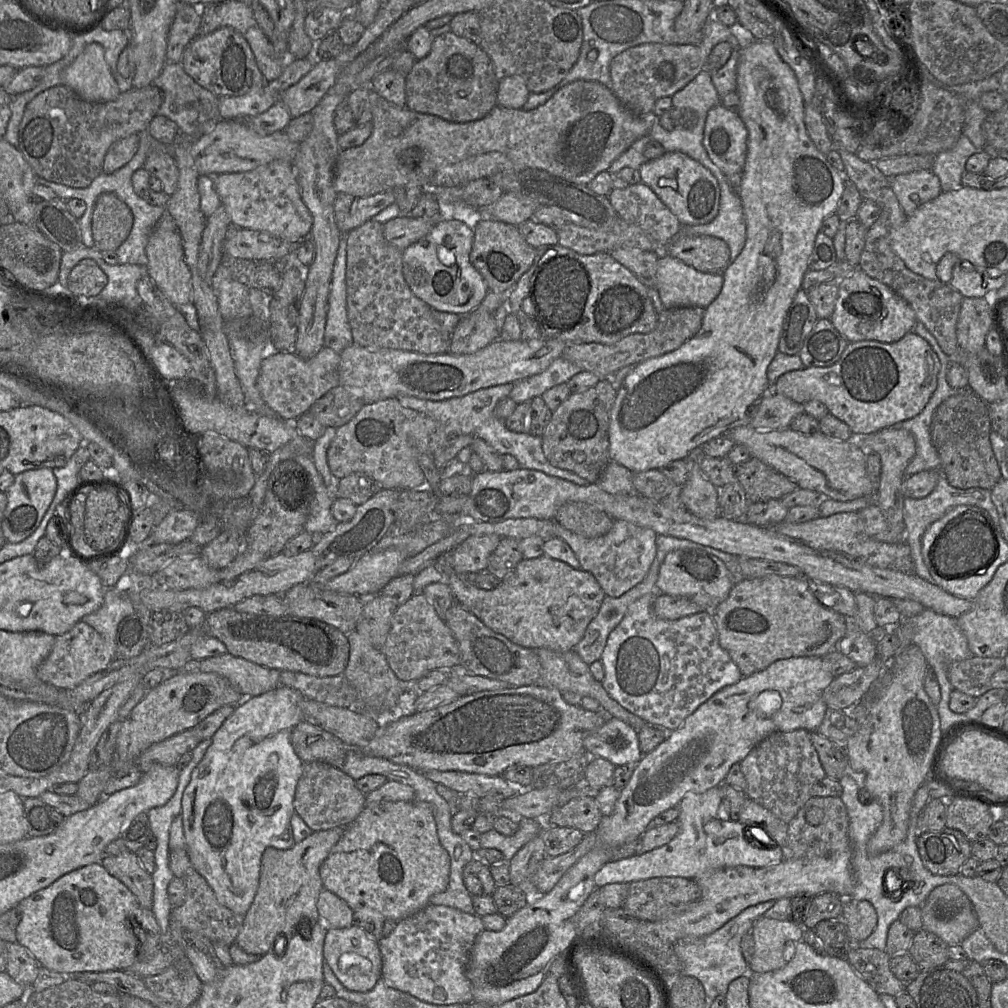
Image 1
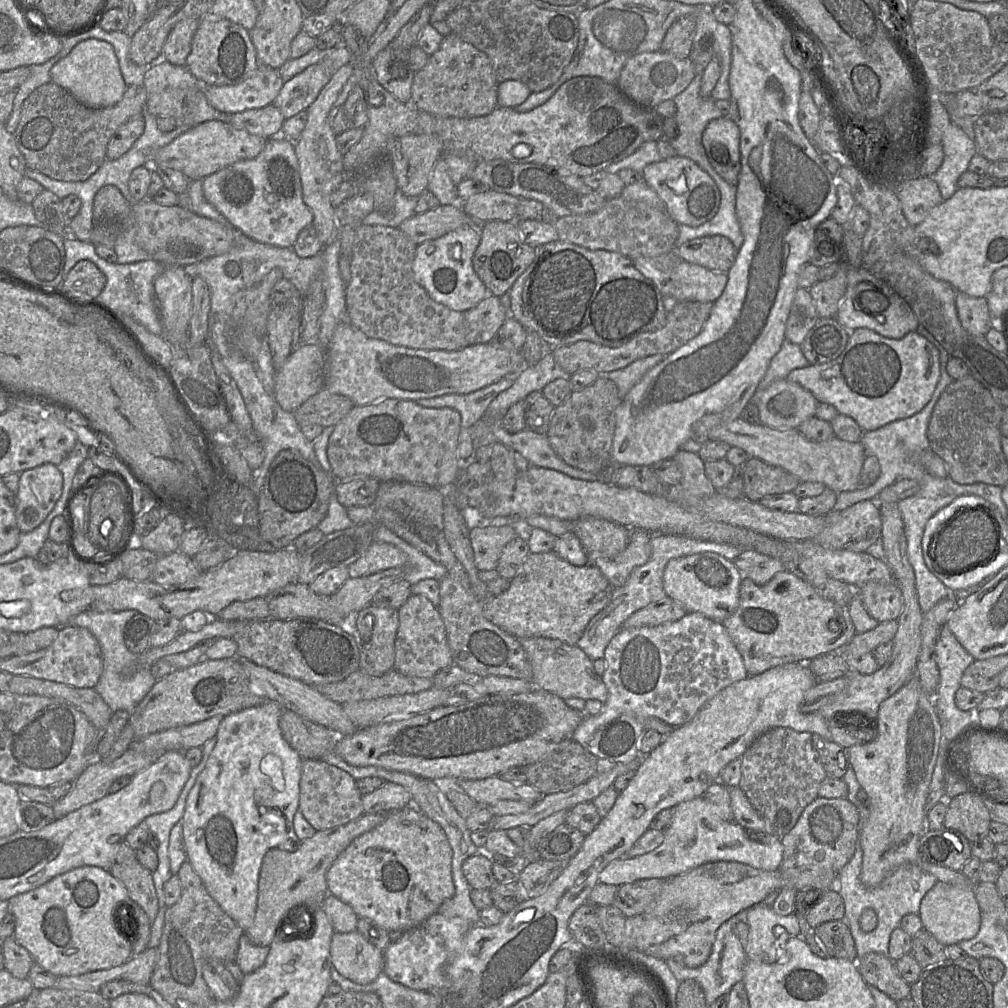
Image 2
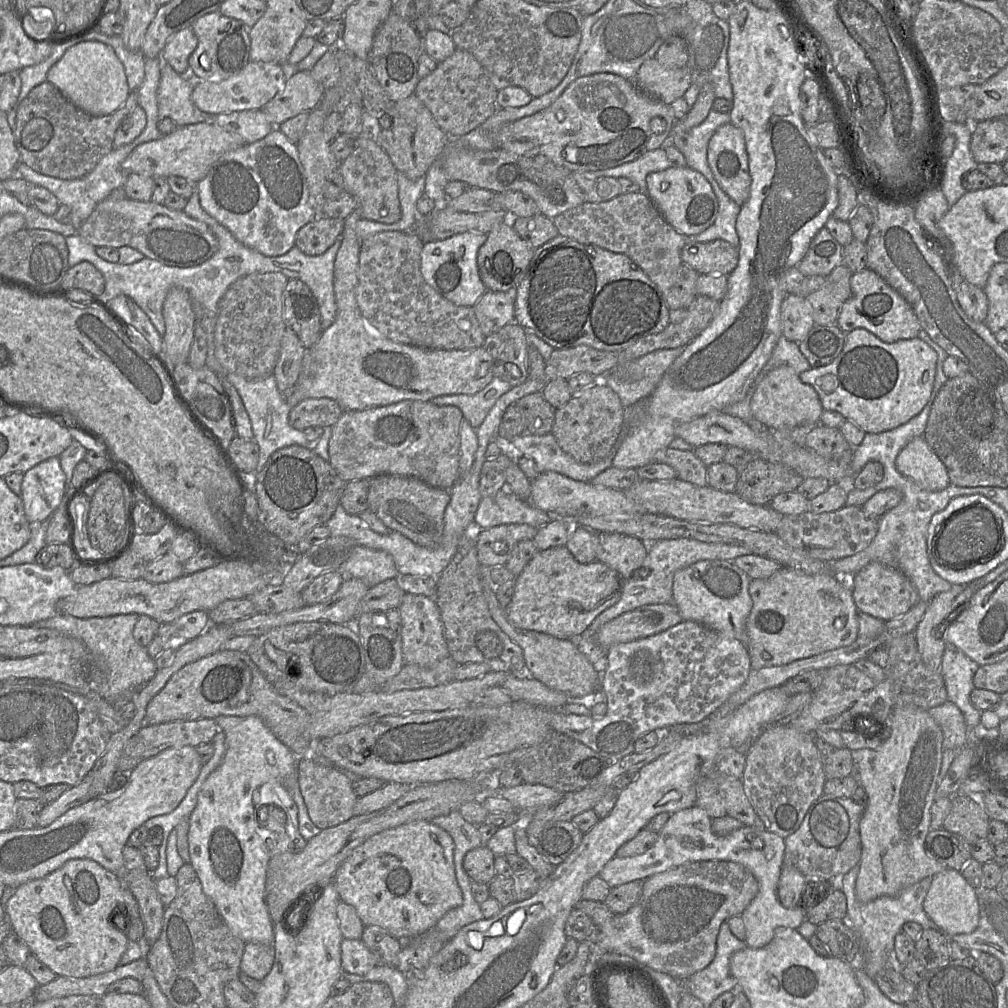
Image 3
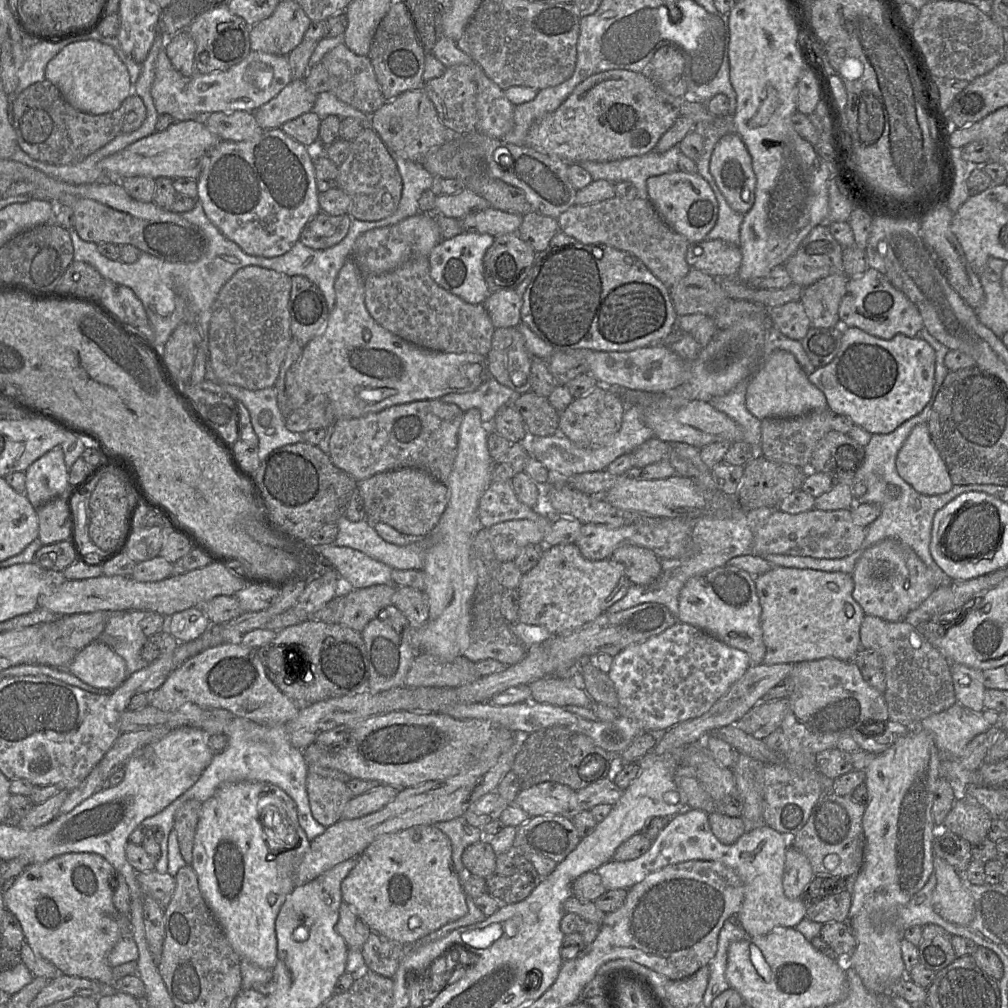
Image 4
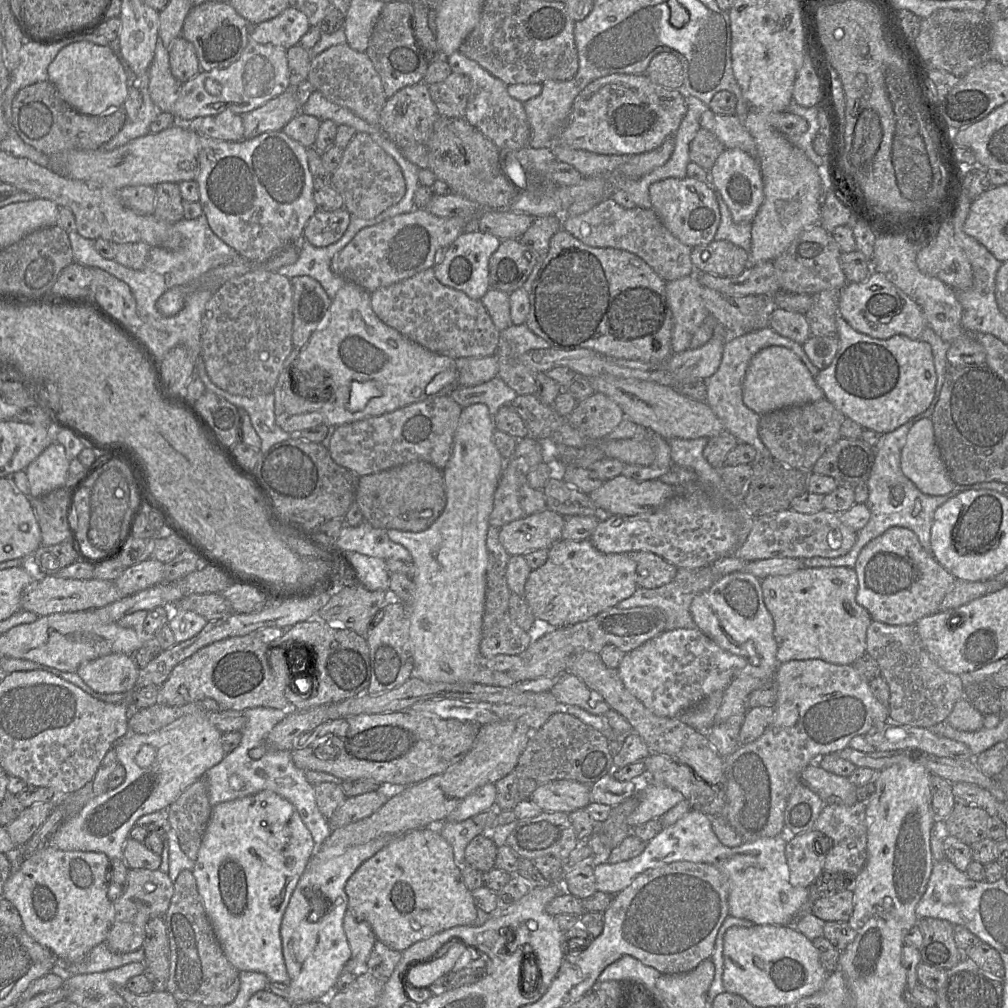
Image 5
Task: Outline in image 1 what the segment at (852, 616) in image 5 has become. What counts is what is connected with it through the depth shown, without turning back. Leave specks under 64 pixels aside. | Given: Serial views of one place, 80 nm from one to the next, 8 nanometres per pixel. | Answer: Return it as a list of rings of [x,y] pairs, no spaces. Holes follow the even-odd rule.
[[[768,575],[755,579],[745,578],[734,584],[729,596],[711,613],[717,628],[719,643],[738,666],[743,677],[764,670],[781,659],[824,657],[836,649],[838,641],[846,633],[845,616],[821,605],[812,594],[806,577]]]

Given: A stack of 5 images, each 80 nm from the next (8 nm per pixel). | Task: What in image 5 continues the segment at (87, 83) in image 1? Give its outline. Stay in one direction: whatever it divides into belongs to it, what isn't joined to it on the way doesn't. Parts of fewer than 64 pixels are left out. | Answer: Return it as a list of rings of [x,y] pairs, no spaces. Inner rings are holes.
[[[88,41],[72,43],[57,54],[48,66],[48,81],[74,110],[85,115],[106,115],[123,106],[129,93],[125,70],[108,46]]]

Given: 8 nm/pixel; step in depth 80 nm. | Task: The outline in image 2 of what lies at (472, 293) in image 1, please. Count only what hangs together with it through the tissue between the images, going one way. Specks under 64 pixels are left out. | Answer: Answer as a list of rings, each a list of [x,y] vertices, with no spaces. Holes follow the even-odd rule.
[[[462,226],[437,239],[417,245],[412,267],[414,279],[435,302],[454,311],[466,312],[488,295],[472,263],[480,239],[479,228]]]

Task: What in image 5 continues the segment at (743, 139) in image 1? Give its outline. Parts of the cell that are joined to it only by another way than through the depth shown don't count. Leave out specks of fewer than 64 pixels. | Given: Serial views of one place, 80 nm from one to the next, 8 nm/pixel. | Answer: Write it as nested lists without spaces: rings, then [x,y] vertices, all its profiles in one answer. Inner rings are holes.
[[[725,148],[709,170],[711,182],[727,205],[736,223],[751,223],[763,202],[763,182],[756,157],[737,148]]]

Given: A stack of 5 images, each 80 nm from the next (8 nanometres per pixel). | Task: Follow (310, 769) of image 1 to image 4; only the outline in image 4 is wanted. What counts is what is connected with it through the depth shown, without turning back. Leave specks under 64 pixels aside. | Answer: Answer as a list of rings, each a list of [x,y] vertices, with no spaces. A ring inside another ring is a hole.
[[[312,773],[307,774],[306,790],[314,819],[326,828],[342,819],[344,807],[352,798],[346,783]]]

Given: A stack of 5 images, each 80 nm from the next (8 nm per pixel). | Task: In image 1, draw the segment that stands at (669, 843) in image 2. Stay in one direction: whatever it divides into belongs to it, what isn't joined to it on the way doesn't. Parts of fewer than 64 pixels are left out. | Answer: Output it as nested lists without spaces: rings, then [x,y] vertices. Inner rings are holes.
[[[720,786],[712,787],[702,793],[687,793],[678,805],[679,816],[677,823],[679,831],[676,836],[667,844],[646,853],[635,854],[628,858],[607,862],[594,876],[596,888],[612,883],[631,883],[656,877],[685,877],[695,880],[706,873],[722,868],[736,866],[761,868],[778,863],[784,859],[784,848],[776,844],[769,844],[773,841],[770,841],[766,835],[748,832],[748,829],[738,820],[722,819],[720,817],[722,800],[722,789]]]

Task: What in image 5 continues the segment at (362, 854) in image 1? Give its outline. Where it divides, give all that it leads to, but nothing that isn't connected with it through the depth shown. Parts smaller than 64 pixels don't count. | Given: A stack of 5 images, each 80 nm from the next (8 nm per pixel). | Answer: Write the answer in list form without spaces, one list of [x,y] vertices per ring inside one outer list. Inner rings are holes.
[[[434,827],[418,828],[396,836],[358,867],[347,880],[345,892],[348,909],[370,925],[377,940],[400,952],[444,930],[473,926],[477,917],[477,907],[455,863],[453,849]]]

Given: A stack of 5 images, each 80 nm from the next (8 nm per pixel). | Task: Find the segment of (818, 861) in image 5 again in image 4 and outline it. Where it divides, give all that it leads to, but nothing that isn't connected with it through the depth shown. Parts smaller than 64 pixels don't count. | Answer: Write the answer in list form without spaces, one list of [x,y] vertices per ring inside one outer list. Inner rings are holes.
[[[789,846],[784,864],[783,890],[790,899],[801,898],[807,885],[814,877],[808,858]]]

